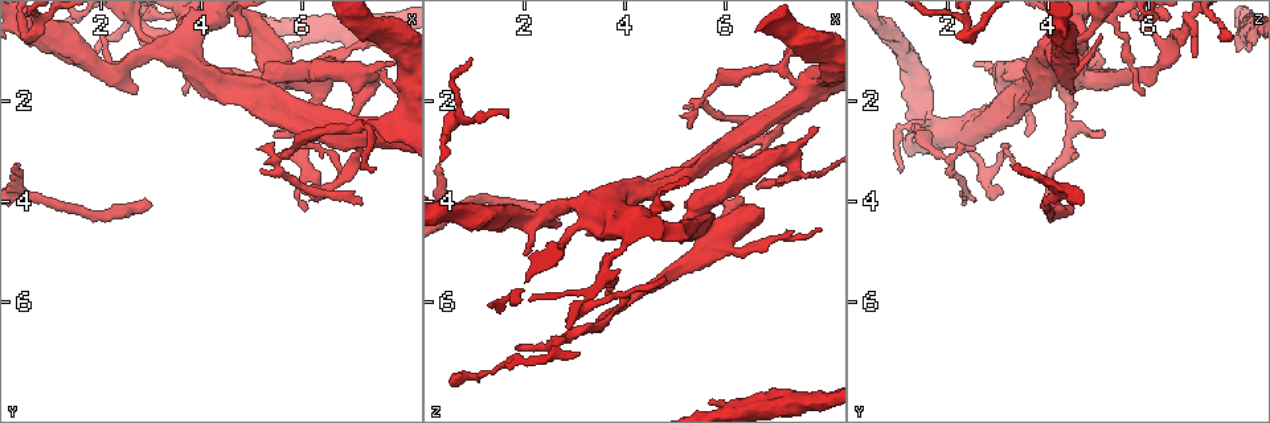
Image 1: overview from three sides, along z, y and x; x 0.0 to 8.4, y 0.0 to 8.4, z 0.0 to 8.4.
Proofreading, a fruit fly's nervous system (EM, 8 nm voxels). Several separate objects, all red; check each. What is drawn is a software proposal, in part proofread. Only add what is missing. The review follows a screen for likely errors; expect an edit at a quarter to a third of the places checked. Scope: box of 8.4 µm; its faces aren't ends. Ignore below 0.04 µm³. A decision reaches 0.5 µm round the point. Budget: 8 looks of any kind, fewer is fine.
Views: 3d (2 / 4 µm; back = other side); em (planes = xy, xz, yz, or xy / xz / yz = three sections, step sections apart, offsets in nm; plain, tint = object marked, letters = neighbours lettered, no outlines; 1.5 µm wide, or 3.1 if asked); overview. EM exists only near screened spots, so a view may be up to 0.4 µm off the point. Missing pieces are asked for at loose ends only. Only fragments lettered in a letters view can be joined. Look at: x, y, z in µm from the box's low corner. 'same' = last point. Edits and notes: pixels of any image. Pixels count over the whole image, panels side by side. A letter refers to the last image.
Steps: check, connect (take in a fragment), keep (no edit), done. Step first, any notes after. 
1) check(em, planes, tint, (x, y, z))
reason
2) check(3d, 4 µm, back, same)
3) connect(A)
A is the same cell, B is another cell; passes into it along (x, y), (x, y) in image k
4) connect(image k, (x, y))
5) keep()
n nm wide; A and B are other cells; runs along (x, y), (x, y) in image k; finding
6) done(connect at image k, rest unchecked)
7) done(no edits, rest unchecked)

check(em, planes, letters, (2.10, 0.70, 5.10))
branch stops here

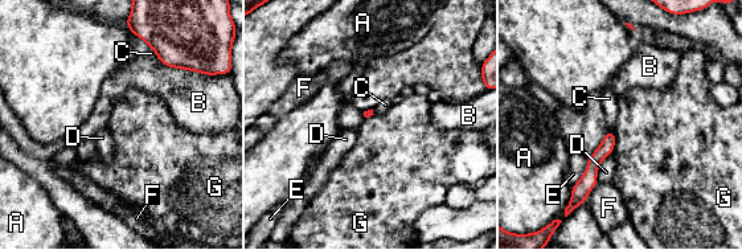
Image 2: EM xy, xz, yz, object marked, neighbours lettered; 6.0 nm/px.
keep()
A, B, C, D, E, F and G are other cells; runs along (611, 135), (594, 160), (583, 191) in image 2; none of them fits

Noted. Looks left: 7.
check(em, planes, letters, (0.55, 0.70, 7.70))
thin end

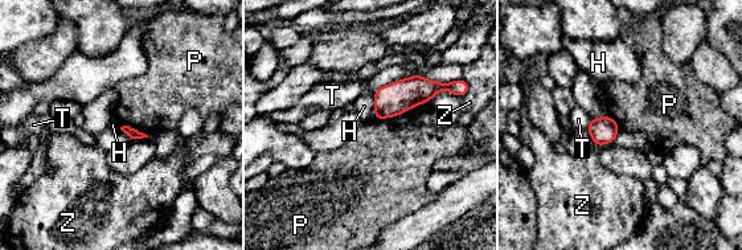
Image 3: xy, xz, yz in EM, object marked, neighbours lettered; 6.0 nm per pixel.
keep()
P touches over 320 nm; H, P, T and Z are other cells; none of them fits

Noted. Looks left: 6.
check(3d, 2 µm, (3.00, 4.05, 4.20))
an open end

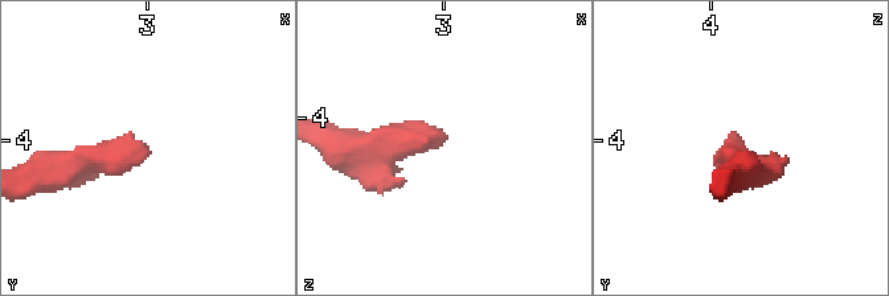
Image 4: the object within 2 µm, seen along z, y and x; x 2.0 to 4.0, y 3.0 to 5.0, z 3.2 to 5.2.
check(em, planes, letters, (2.98, 4.06, 4.16))
now the EM

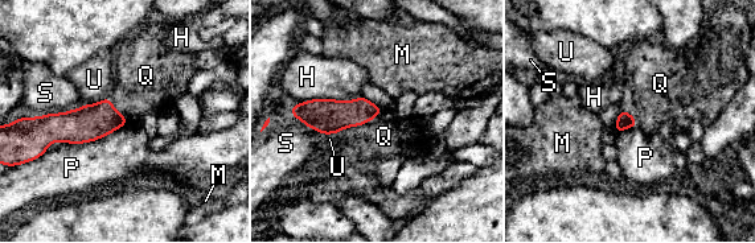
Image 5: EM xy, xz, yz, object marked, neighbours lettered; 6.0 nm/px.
connect(Q)
Q is the same cell, H, M, P, S and U are other cells; passes into it along (327, 116), (360, 124), (384, 136) in image 5; the neuron continues

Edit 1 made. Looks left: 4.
done(connect at image 5, rest unchecked)

